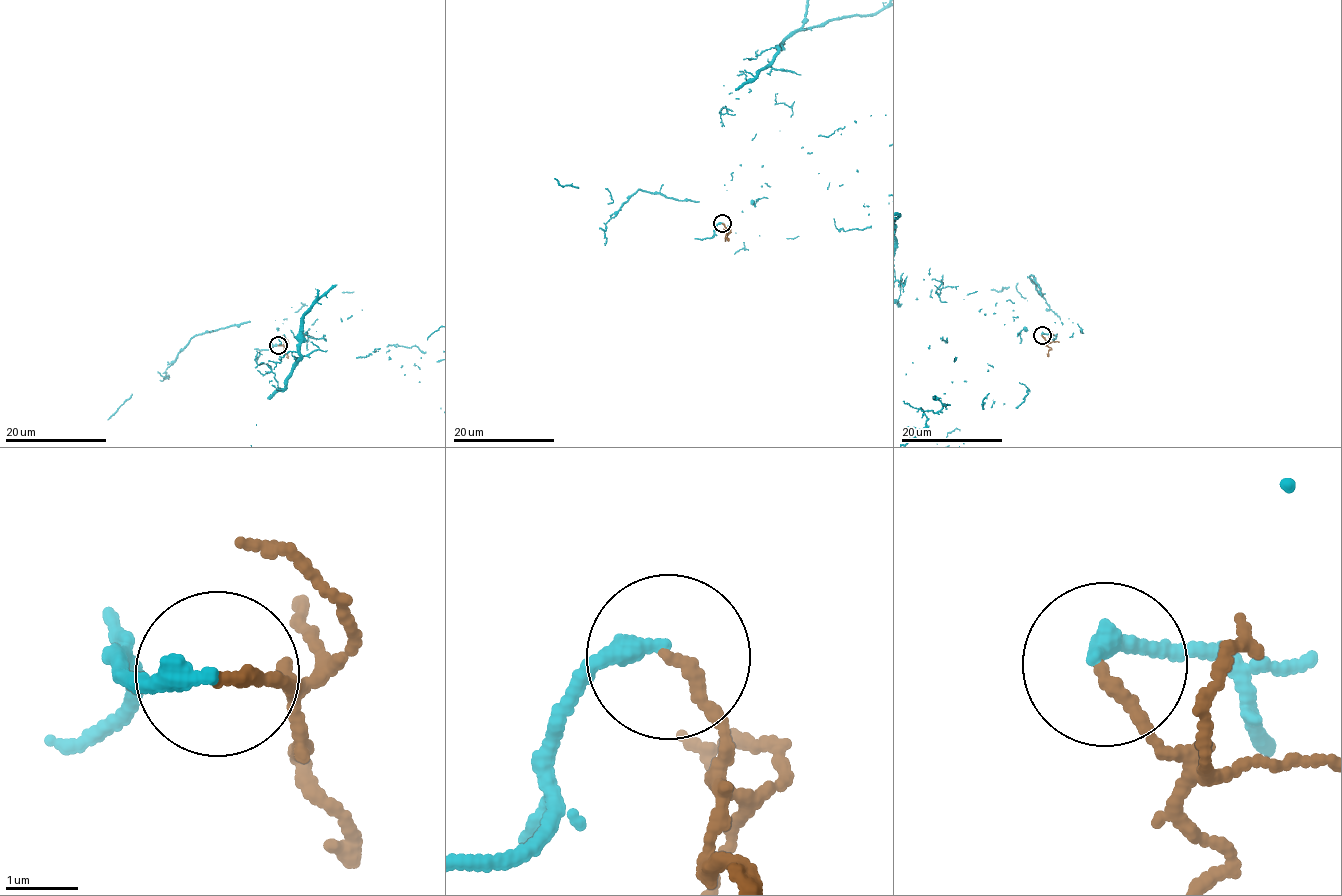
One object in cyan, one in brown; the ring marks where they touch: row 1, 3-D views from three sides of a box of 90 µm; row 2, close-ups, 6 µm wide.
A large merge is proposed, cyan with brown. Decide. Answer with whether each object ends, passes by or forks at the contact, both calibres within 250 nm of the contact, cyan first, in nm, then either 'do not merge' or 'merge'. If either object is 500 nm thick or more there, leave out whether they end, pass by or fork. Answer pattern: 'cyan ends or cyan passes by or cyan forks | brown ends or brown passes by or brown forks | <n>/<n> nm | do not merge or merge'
cyan ends | brown ends | 280/160 nm | do not merge

